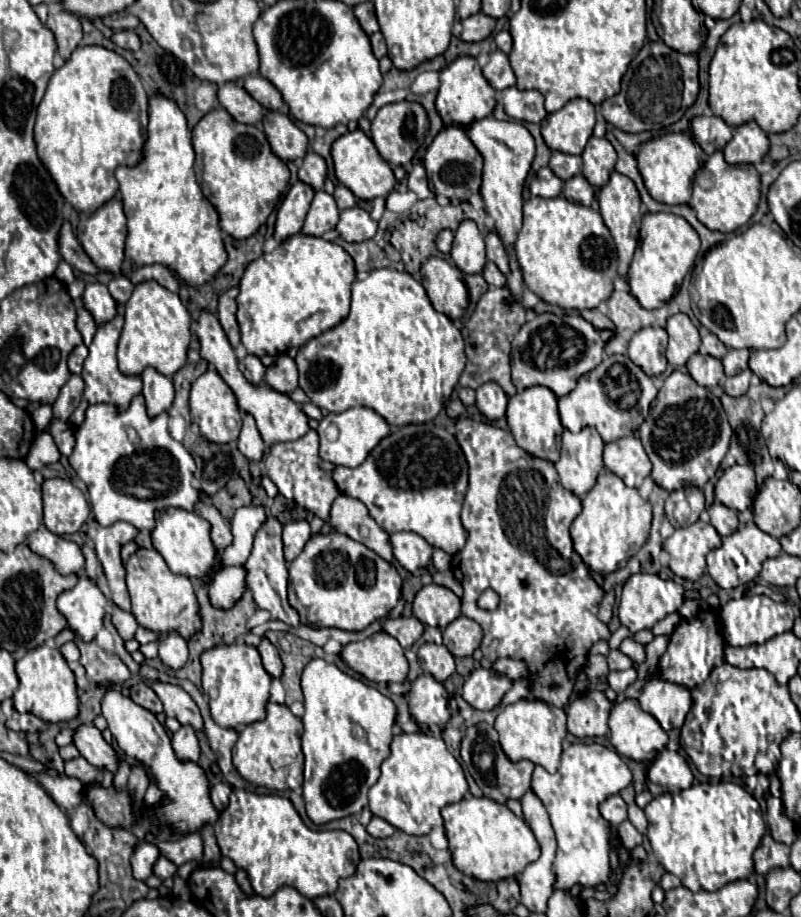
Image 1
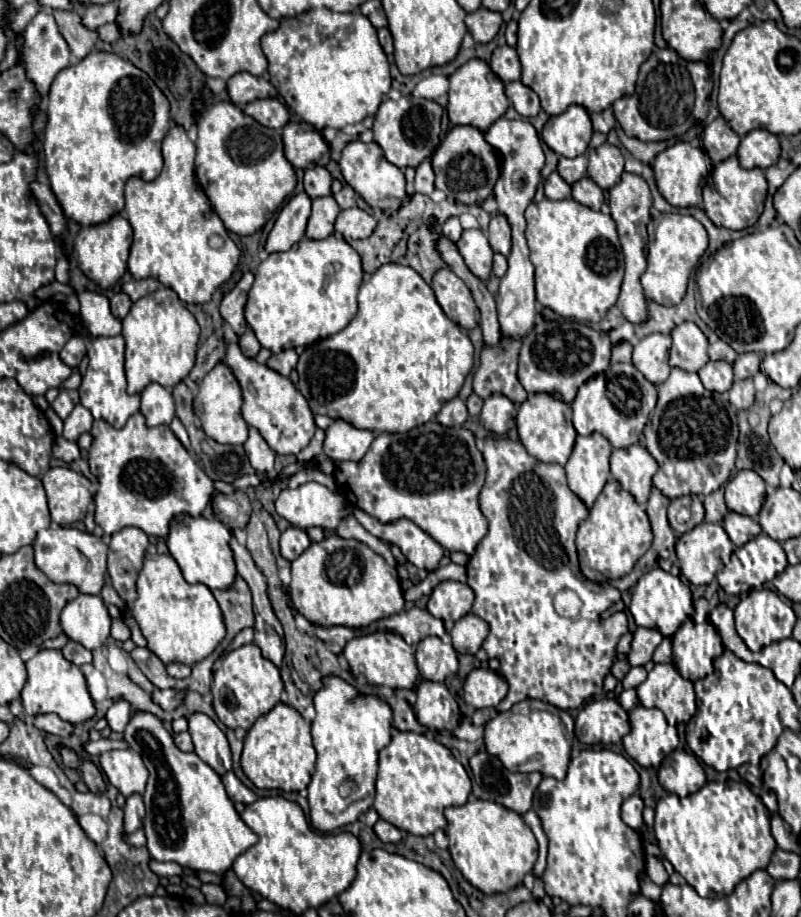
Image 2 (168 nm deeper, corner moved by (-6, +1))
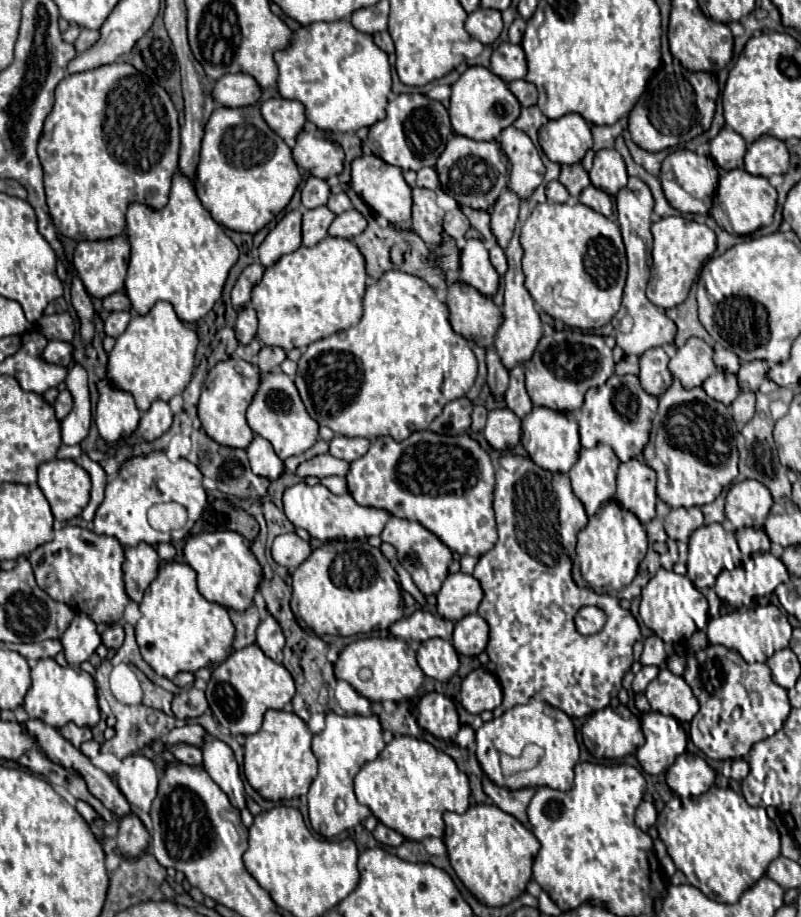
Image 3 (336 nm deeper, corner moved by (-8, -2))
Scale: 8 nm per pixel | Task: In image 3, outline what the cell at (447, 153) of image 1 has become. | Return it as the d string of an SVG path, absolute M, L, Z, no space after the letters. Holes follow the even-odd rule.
M453 135L437 159L439 183L445 193L457 199L461 205L469 205L473 209L487 209L495 203L503 187L507 187L509 171L503 161L501 147L495 141L475 141L463 135Z

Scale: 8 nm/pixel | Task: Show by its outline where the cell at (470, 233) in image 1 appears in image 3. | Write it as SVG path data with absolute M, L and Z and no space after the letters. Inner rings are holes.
M467 239L461 251L461 281L475 287L481 295L495 295L499 289L499 273L479 239Z

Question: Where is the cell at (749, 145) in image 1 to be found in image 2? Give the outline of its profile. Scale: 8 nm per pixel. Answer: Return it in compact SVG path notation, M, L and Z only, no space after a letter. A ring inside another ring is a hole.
M751 130L741 138L737 158L743 168L769 168L779 158L779 140L769 130Z

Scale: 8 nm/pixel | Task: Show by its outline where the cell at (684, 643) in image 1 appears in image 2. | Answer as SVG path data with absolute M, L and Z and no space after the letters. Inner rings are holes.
M693 620L671 636L673 664L685 680L701 680L713 672L713 662L723 654L723 642L711 622L697 624Z

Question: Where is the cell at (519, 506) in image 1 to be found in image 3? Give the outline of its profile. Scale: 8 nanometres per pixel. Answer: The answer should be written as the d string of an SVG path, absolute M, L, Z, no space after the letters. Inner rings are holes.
M509 453L499 459L495 477L497 483L493 507L499 541L491 551L479 557L473 577L485 591L477 613L491 629L487 655L495 663L495 673L503 689L501 711L509 711L515 705L527 703L527 697L533 697L561 709L569 717L585 717L607 707L609 701L621 691L621 679L633 665L633 643L641 639L639 623L631 611L619 605L617 597L605 597L591 589L579 589L571 579L577 533L587 525L587 513L571 491L569 477L563 473L545 471L529 457L525 459ZM585 605L601 607L607 615L605 627L589 637L577 633L573 623L575 613Z

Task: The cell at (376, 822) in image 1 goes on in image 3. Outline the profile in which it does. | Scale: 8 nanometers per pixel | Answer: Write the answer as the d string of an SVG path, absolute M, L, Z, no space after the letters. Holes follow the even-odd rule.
M381 823L375 827L373 837L375 837L379 843L383 843L383 845L391 845L391 847L399 847L399 845L403 843L403 837L401 837L397 831L393 831L393 829L389 829L389 827L381 825Z

